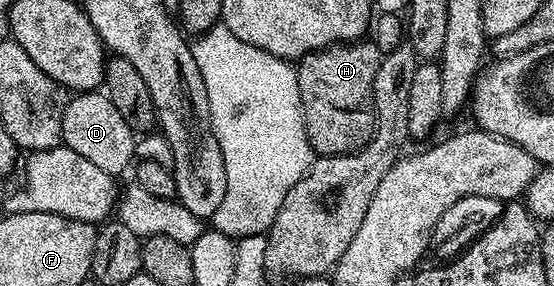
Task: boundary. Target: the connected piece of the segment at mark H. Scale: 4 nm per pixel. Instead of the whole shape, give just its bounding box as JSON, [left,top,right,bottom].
[297,39,384,156]

